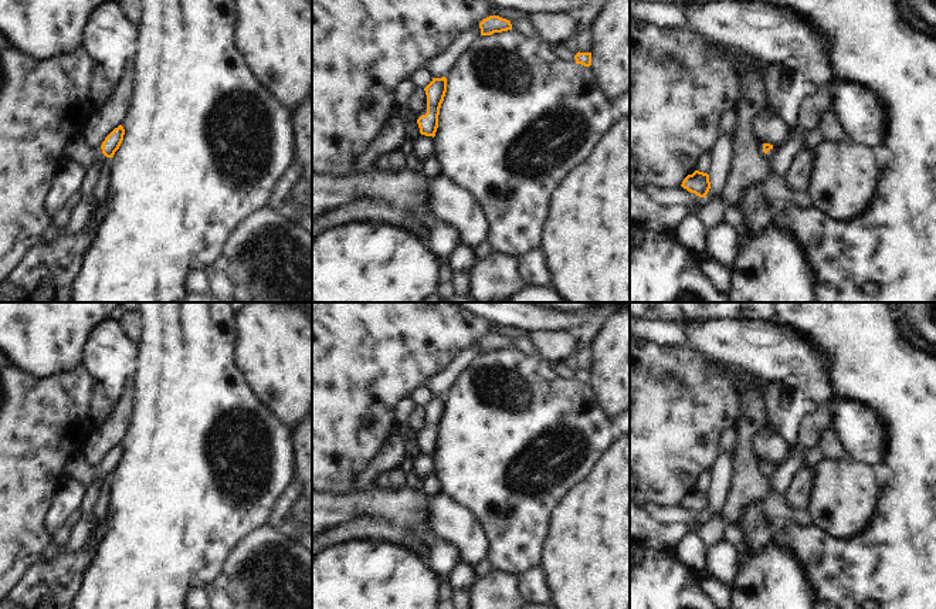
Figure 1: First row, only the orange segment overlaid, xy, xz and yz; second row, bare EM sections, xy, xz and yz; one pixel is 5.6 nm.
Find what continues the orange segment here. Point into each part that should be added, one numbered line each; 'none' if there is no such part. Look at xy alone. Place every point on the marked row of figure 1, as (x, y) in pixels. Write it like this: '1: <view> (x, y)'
1: xy (77, 149)

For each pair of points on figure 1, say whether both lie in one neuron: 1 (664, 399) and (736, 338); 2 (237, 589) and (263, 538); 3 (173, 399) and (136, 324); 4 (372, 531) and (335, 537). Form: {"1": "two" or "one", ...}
{"1": "two", "2": "one", "3": "two", "4": "one"}

